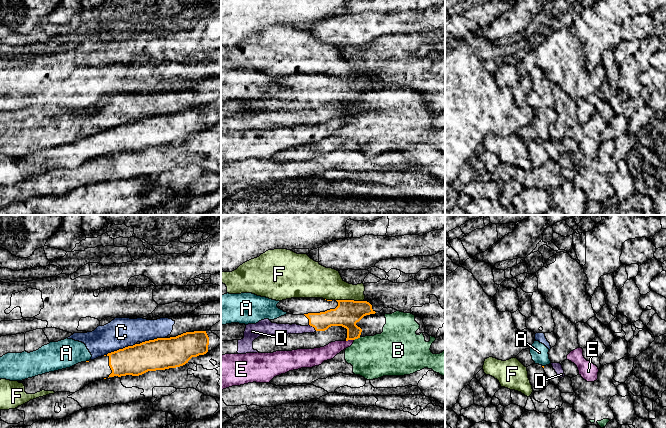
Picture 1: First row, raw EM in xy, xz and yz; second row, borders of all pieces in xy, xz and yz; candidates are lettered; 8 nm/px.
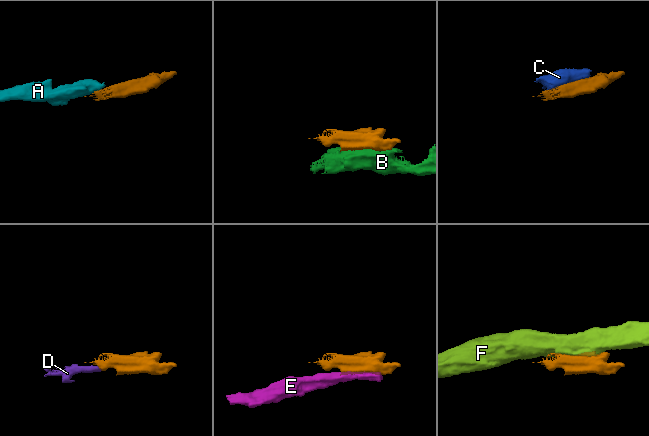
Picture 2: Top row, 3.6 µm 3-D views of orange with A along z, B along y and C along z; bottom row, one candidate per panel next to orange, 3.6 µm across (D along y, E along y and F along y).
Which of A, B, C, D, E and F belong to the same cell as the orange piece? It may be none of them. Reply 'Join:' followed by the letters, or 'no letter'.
Join: D

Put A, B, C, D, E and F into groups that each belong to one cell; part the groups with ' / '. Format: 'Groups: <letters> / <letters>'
Groups: A C / B / D / E / F

